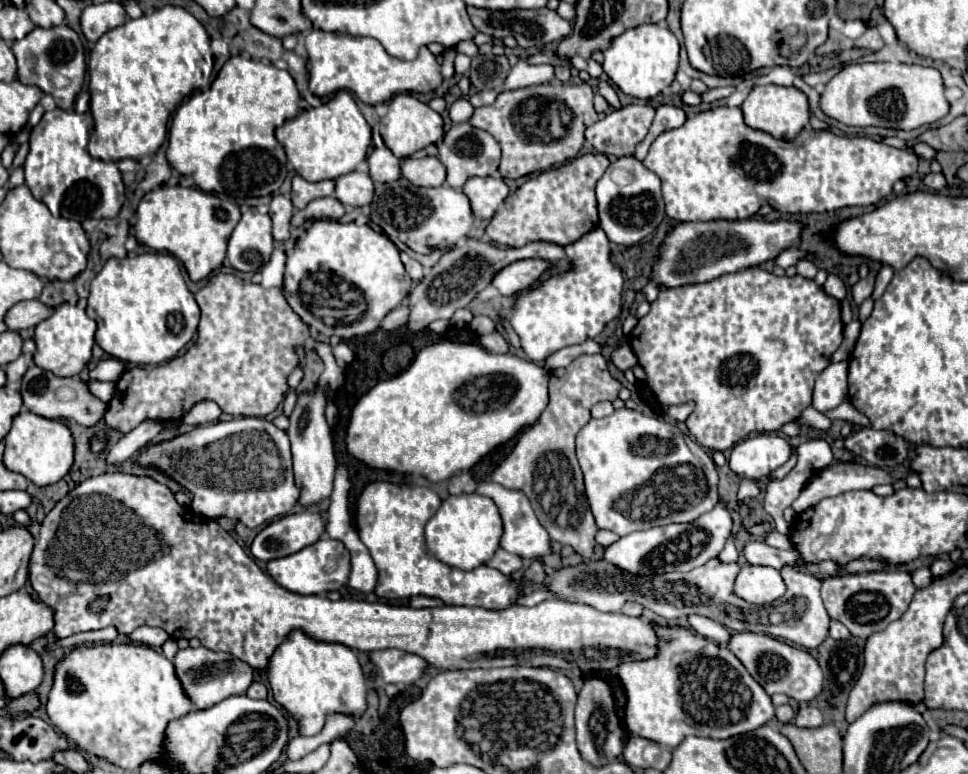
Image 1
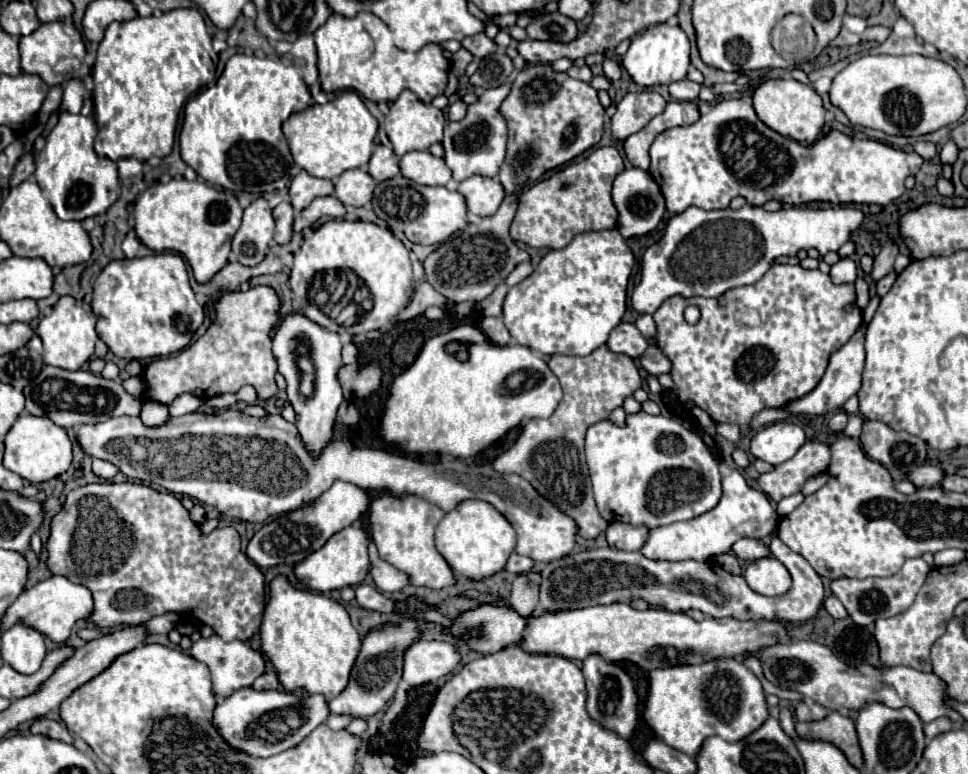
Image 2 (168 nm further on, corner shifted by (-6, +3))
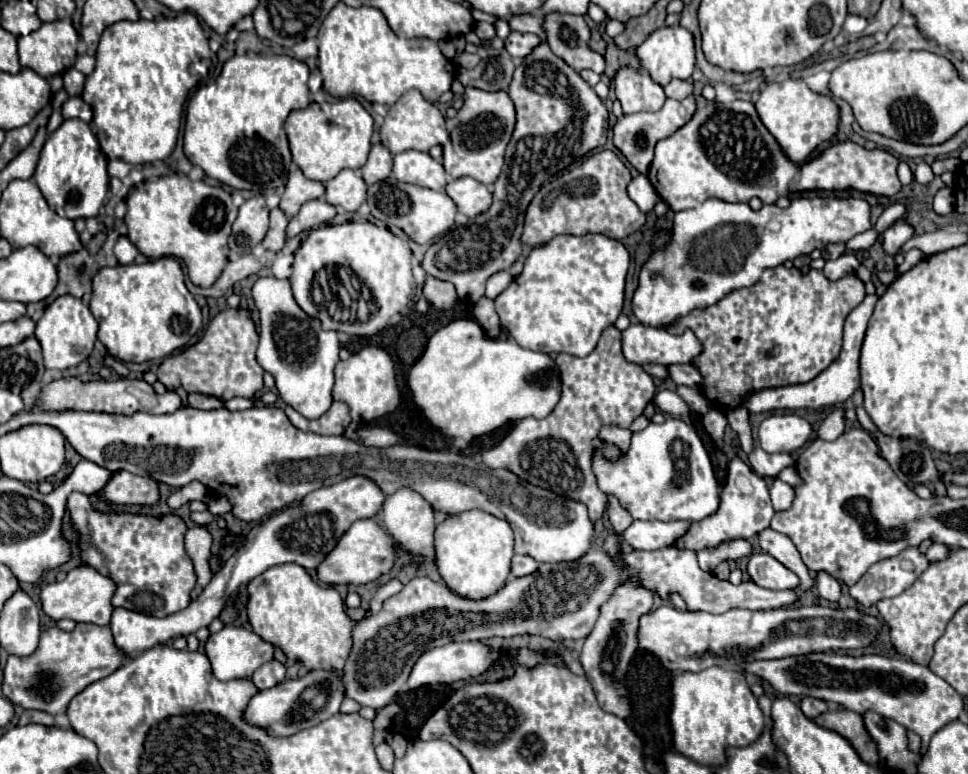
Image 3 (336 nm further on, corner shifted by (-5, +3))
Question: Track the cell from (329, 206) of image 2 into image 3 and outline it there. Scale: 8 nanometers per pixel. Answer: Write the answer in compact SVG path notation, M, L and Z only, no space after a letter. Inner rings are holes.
M326 199L308 201L306 205L302 205L300 213L290 219L286 233L288 233L288 237L296 237L302 231L316 229L324 223L330 223L334 219L334 215L336 215L336 207L330 205Z

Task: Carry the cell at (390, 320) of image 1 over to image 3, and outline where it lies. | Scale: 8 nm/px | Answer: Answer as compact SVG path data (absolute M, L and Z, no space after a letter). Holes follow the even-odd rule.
M426 275L426 283L422 287L422 297L436 309L452 309L456 303L456 289L446 281L438 281L436 277Z

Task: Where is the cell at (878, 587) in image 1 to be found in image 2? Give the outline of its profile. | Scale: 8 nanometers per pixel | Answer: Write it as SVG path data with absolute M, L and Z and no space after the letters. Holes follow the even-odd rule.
M915 557L915 559L907 559L905 565L901 567L901 571L893 577L887 577L887 579L883 579L883 577L835 579L831 583L831 591L841 599L847 613L851 615L851 619L857 625L869 625L869 623L875 623L879 617L893 617L893 615L905 611L915 601L915 595L921 589L921 585L925 583L929 571L931 571L931 567L921 557Z

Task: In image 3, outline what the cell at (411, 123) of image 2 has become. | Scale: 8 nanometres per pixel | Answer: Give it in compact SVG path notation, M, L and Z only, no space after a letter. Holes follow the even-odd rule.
M410 89L406 91L388 111L388 115L384 117L384 125L382 125L382 135L388 139L388 149L396 155L408 149L416 149L416 151L428 151L434 145L444 145L446 141L450 141L446 125L444 125L444 115L440 113L440 109L432 103L428 103L420 91Z

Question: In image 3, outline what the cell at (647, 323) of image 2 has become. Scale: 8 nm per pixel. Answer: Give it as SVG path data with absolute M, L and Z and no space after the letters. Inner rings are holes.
M644 323L630 325L622 331L622 351L632 363L692 363L700 353L698 339L690 329L684 335L672 335L660 327Z

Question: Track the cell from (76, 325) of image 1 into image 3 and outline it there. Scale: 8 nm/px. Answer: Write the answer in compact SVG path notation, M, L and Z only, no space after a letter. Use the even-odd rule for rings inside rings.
M72 295L58 297L52 305L46 307L42 319L36 323L36 339L42 345L46 369L66 371L88 359L96 341L96 331L98 331L98 323L92 317L88 305L84 305L80 299Z

